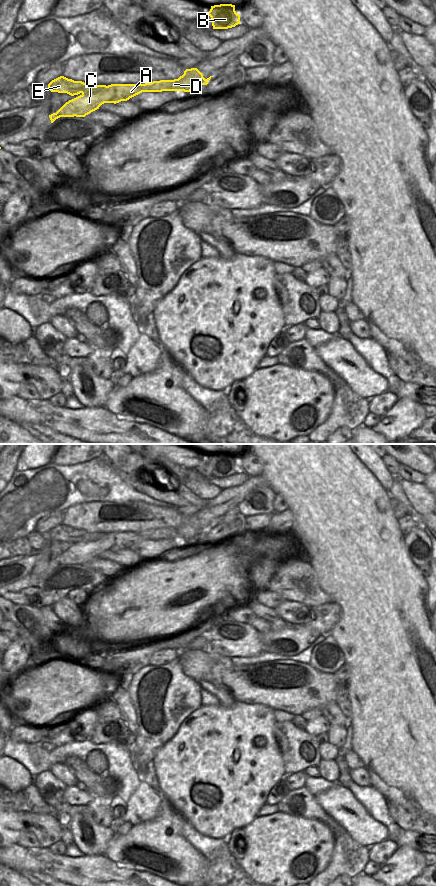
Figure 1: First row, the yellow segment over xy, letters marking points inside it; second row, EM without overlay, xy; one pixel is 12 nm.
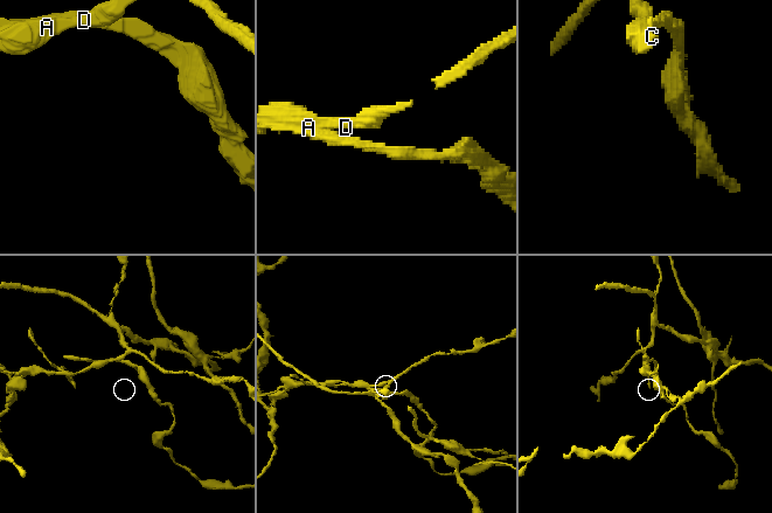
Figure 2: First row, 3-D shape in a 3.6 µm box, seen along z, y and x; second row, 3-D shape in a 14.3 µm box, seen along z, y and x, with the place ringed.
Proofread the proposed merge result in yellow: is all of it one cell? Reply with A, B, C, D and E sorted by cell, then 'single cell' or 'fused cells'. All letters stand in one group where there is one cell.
A B C D / E; fused cells

